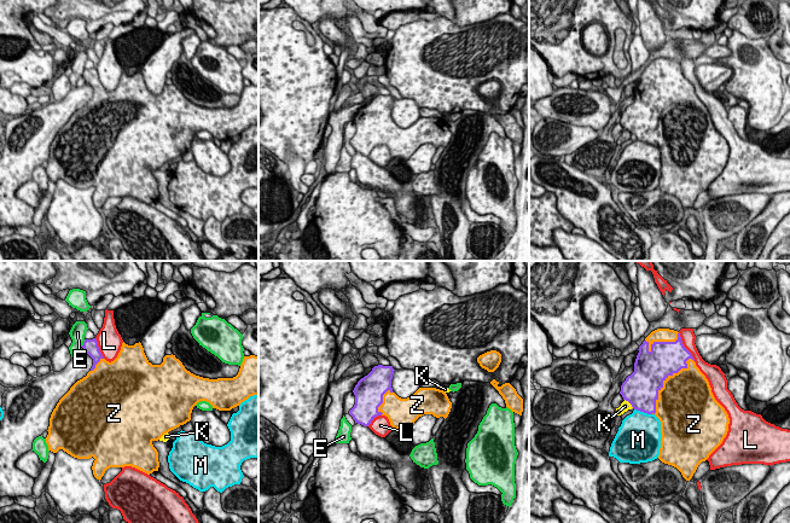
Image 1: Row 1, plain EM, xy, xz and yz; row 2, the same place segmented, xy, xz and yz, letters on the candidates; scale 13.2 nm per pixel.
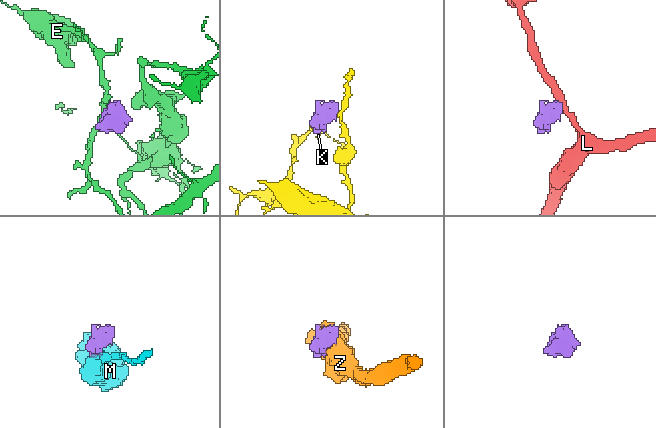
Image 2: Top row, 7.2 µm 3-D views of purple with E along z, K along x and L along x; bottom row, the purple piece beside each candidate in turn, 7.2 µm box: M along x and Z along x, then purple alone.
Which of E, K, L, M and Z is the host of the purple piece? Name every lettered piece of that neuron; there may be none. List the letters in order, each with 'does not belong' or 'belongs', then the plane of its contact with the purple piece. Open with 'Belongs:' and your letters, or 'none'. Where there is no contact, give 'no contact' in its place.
Belongs: Z
E: does not belong; contact in xy
K: does not belong; contact in yz
L: does not belong; contact in yz
M: does not belong; contact in yz
Z: belongs; contact in yz

